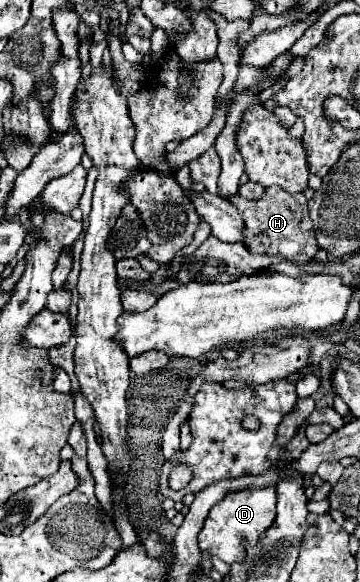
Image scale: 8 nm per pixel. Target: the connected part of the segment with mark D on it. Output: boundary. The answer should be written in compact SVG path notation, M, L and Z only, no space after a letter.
M275 488L265 490L243 490L227 494L217 506L211 508L209 516L205 518L205 524L199 532L199 550L205 556L217 556L227 564L241 562L245 556L245 544L249 546L257 544L259 536L273 524L275 518Z

